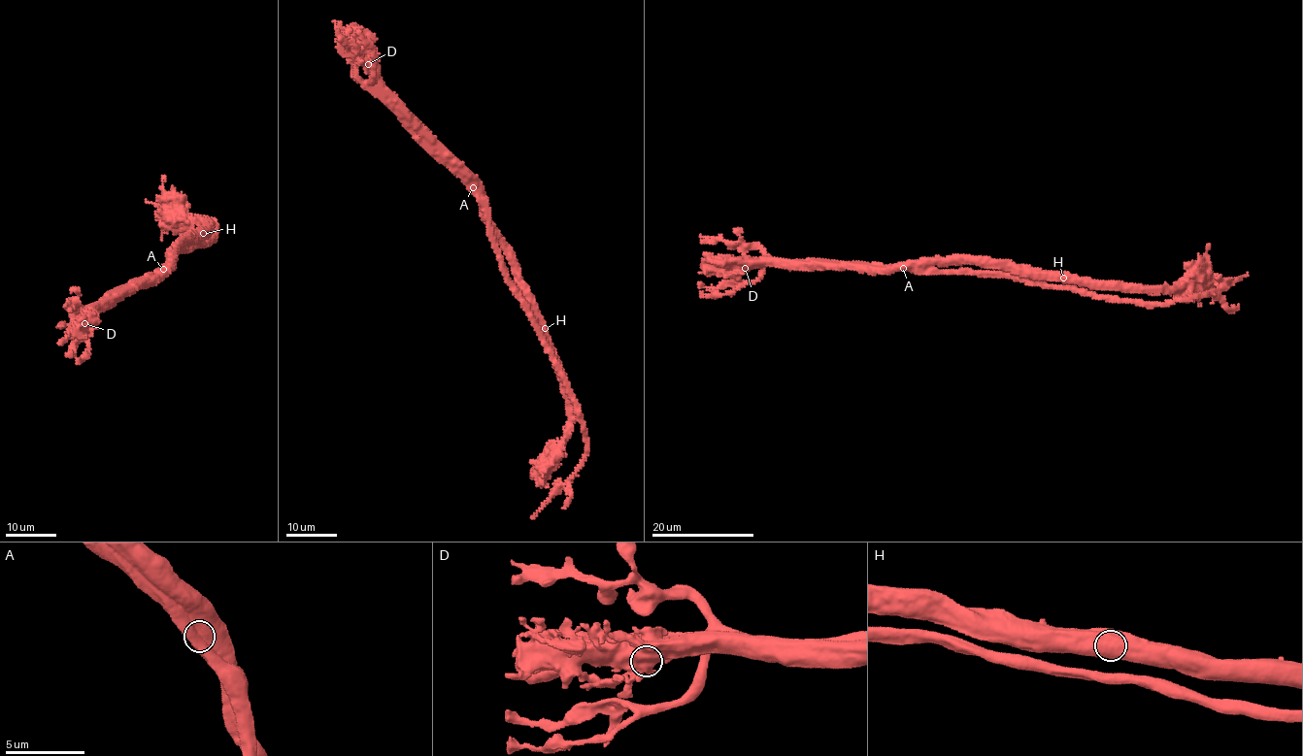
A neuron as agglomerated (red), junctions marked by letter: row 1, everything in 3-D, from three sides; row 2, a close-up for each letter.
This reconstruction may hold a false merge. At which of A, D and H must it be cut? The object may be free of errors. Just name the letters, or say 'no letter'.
A

